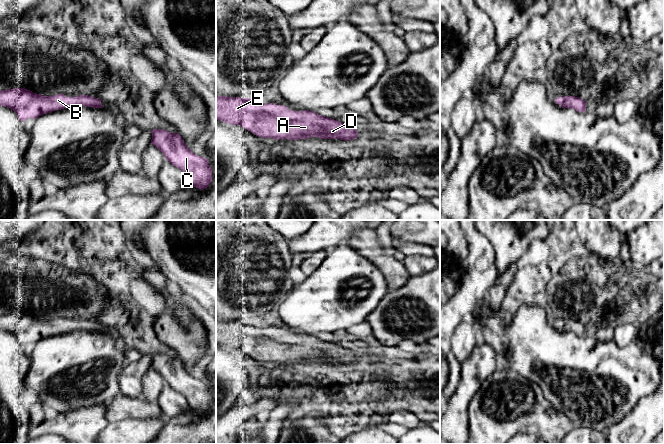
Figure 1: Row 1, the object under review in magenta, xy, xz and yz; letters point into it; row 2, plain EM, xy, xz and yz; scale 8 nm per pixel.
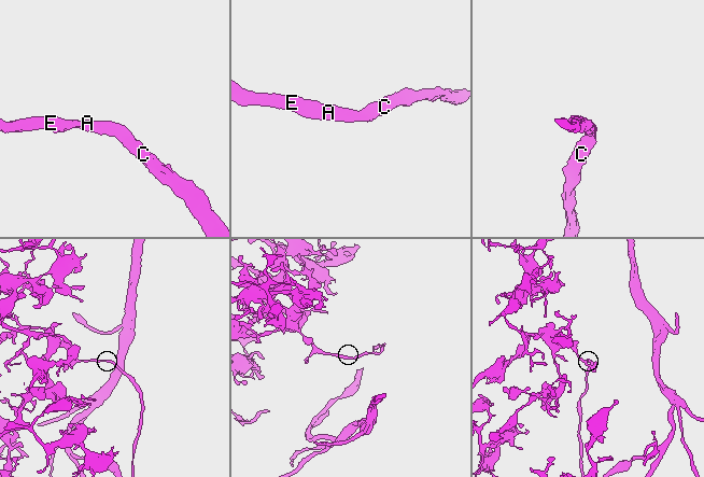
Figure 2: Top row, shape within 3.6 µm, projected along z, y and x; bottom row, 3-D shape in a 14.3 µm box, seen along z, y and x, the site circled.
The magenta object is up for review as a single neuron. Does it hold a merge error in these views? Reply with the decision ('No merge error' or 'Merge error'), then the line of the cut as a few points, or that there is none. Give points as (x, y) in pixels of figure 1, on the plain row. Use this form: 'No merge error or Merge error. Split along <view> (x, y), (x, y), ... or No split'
No merge error. No split

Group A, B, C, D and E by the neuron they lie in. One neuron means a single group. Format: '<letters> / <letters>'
A B C D E

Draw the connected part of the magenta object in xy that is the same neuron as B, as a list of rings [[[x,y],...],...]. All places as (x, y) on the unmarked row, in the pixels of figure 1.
[[[14,312],[0,315],[0,330],[12,333],[19,345],[39,340],[68,330],[85,330],[103,332],[101,323],[88,319],[66,321],[64,318],[45,320],[33,317],[24,312]]]

